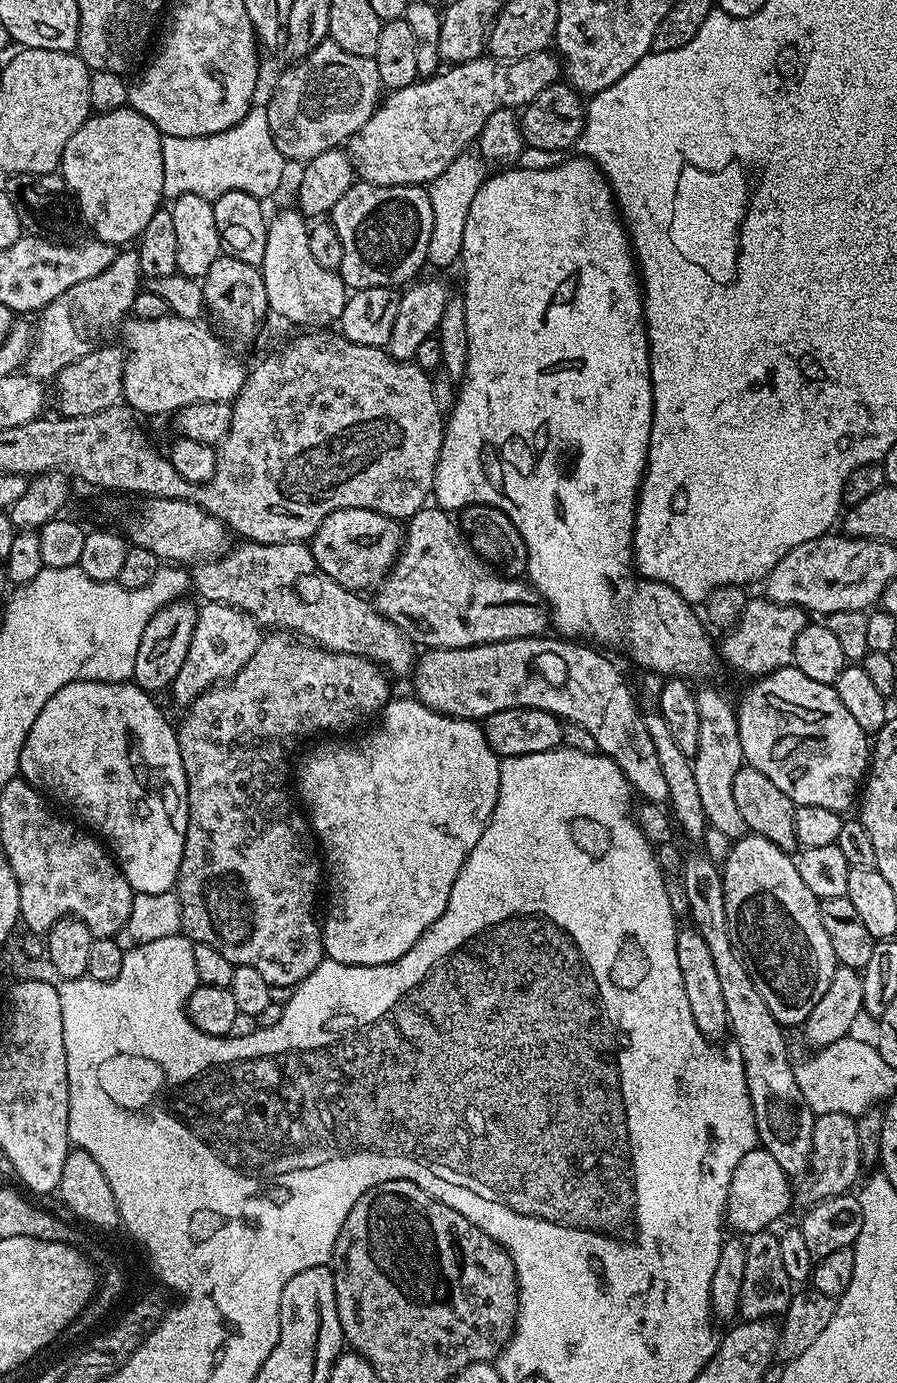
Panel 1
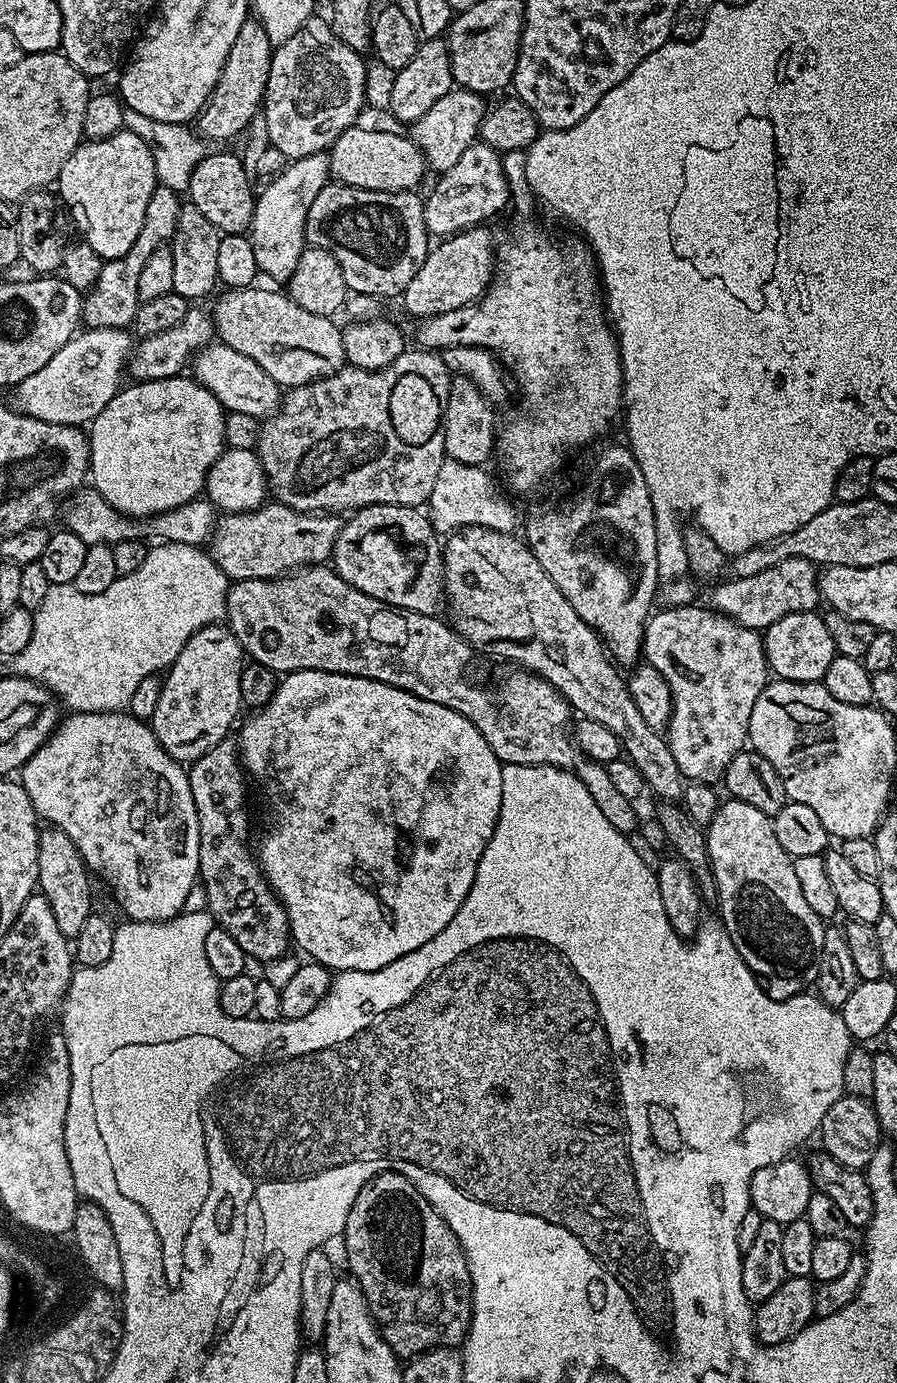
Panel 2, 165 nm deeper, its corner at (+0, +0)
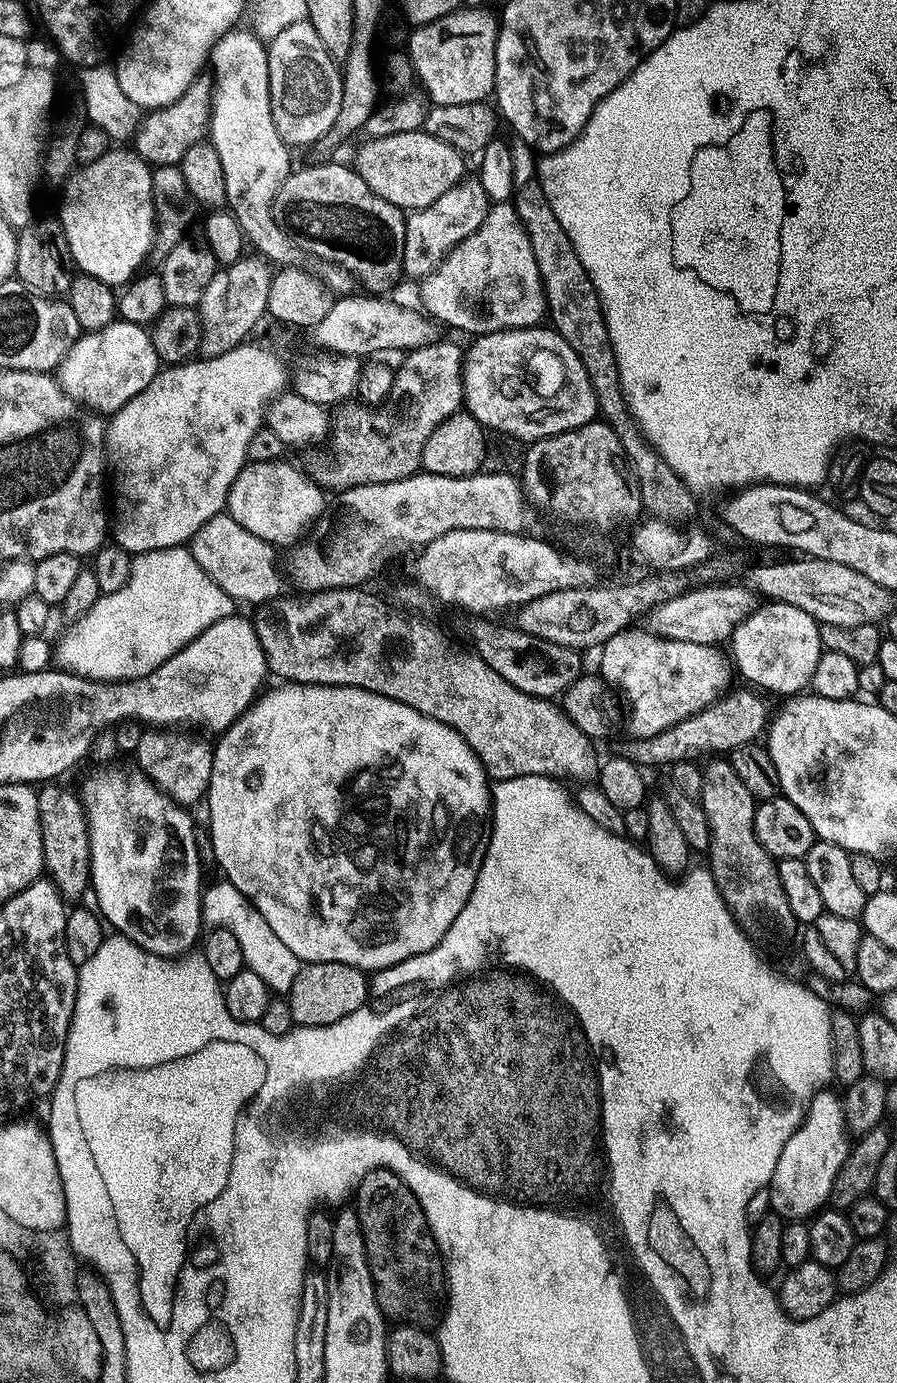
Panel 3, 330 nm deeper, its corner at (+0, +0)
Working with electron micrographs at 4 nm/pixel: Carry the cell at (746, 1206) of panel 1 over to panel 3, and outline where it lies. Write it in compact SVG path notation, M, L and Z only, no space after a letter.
M822 1090L814 1097L804 1123L784 1142L782 1154L778 1154L778 1162L774 1166L772 1182L767 1187L771 1211L788 1222L815 1217L828 1204L834 1178L850 1151L850 1140L844 1127L844 1105L837 1093L835 1096L828 1091Z

